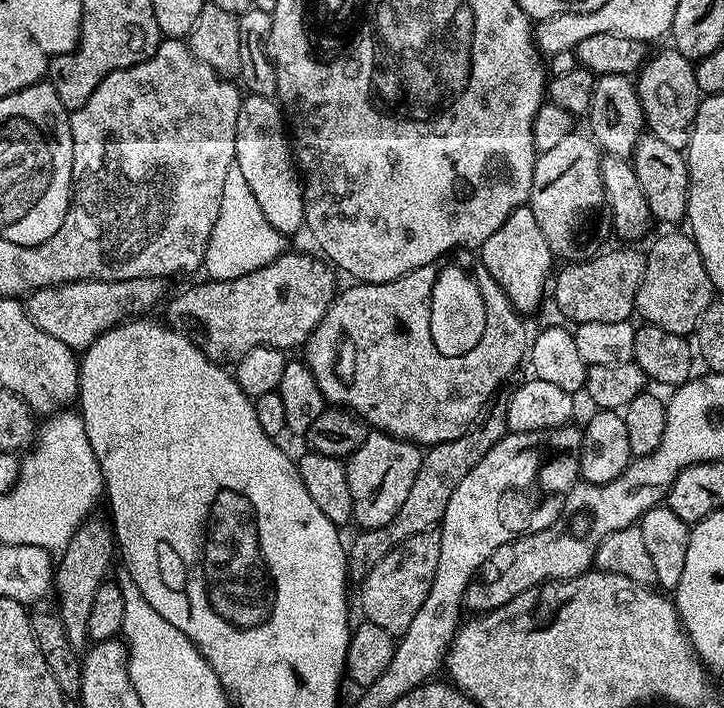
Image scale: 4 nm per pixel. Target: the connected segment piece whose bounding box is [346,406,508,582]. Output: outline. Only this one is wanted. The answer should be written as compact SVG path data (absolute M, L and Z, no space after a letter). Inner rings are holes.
M498 406L492 413L490 412L466 434L445 444L433 444L423 453L420 469L414 478L414 486L410 486L410 494L406 494L406 502L402 502L402 510L394 514L394 518L385 528L366 528L357 531L358 534L353 538L352 544L350 540L346 548L348 571L353 581L363 580L365 574L379 560L386 558L386 554L390 554L390 550L404 540L409 540L420 532L435 529L444 519L450 494L454 494L458 482L462 482L462 478L466 478L466 474L470 474L470 470L474 470L474 466L478 466L486 453L508 432L506 407Z

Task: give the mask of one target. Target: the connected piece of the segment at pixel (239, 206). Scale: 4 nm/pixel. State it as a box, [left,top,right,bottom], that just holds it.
[203,166,286,280]

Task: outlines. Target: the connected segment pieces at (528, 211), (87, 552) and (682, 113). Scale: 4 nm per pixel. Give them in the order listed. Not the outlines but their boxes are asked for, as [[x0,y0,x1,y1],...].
[[478,206,554,314],[54,518,114,650],[635,46,702,149]]

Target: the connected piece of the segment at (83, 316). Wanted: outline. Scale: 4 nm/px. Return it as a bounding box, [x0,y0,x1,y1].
[27,278,164,348]

